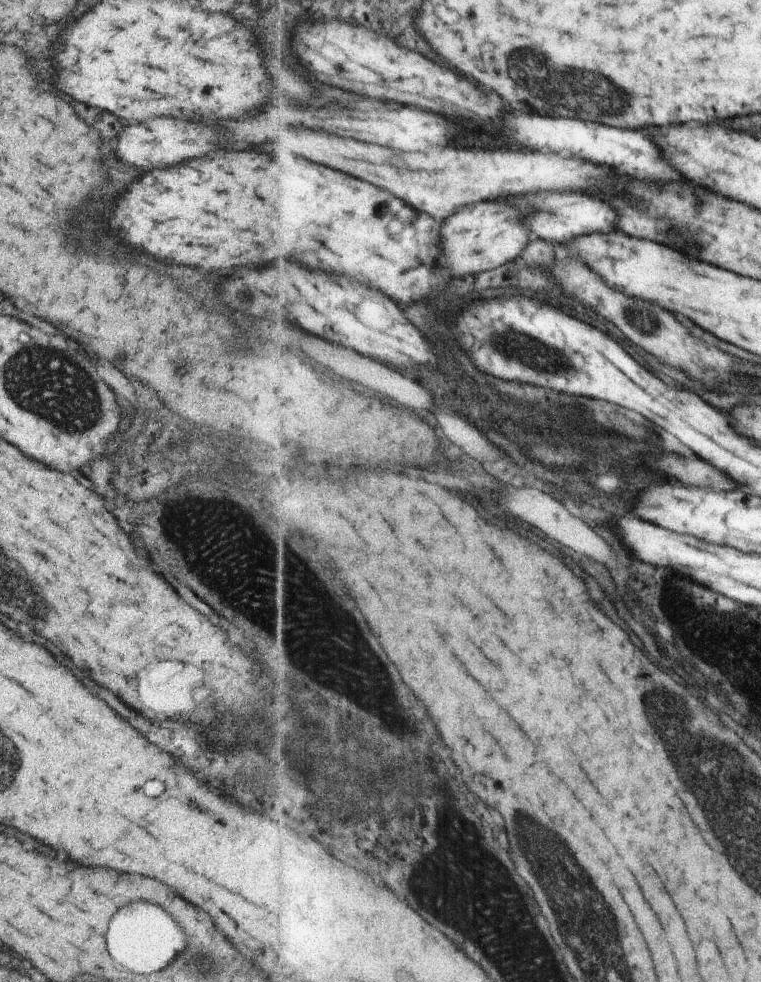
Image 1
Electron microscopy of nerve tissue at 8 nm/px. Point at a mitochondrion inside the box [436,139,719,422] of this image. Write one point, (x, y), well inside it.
(511, 347)

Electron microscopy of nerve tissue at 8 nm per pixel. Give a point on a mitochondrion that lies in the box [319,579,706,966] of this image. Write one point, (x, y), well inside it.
(608, 944)

